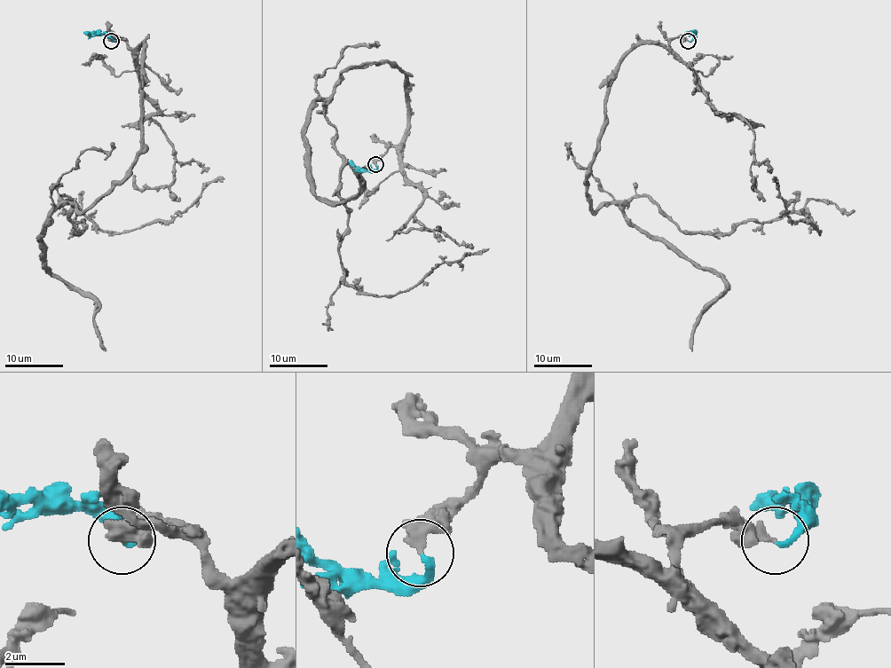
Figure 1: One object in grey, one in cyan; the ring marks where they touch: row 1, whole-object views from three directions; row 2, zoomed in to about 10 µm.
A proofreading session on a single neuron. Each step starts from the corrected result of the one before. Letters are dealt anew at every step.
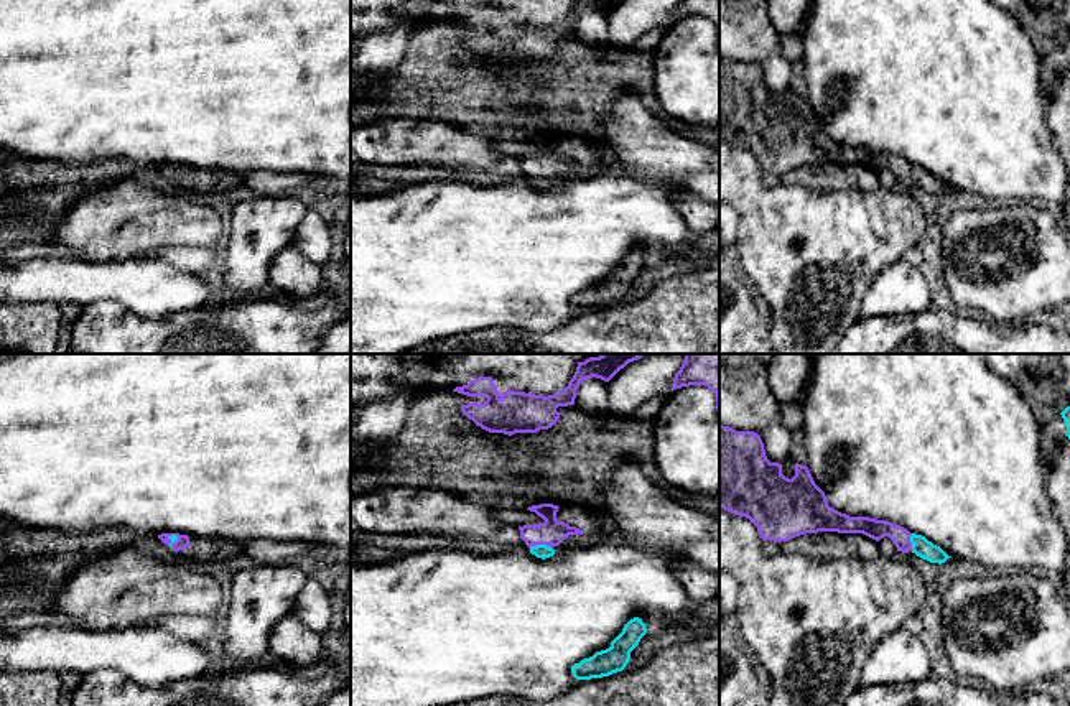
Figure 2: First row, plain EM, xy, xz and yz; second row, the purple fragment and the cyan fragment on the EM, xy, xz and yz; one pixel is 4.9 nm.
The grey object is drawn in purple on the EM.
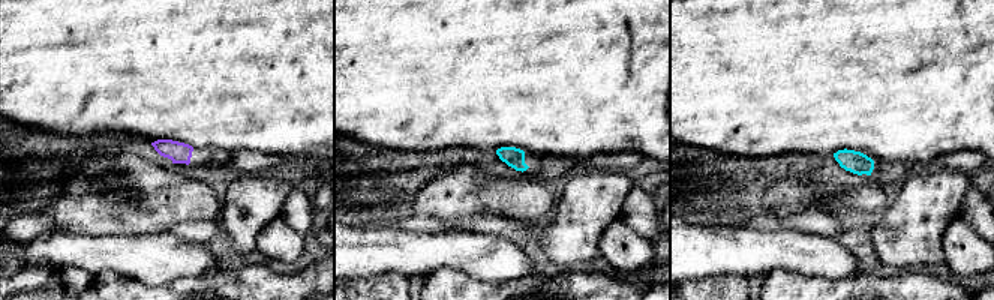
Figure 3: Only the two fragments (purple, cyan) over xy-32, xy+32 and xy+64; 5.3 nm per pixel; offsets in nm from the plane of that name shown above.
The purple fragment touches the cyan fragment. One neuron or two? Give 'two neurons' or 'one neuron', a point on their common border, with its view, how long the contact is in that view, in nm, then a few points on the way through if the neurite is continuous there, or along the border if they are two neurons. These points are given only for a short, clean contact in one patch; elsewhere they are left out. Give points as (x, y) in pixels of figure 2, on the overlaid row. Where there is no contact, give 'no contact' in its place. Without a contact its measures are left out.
one neuron; contact xz (540, 543); length 120 nm

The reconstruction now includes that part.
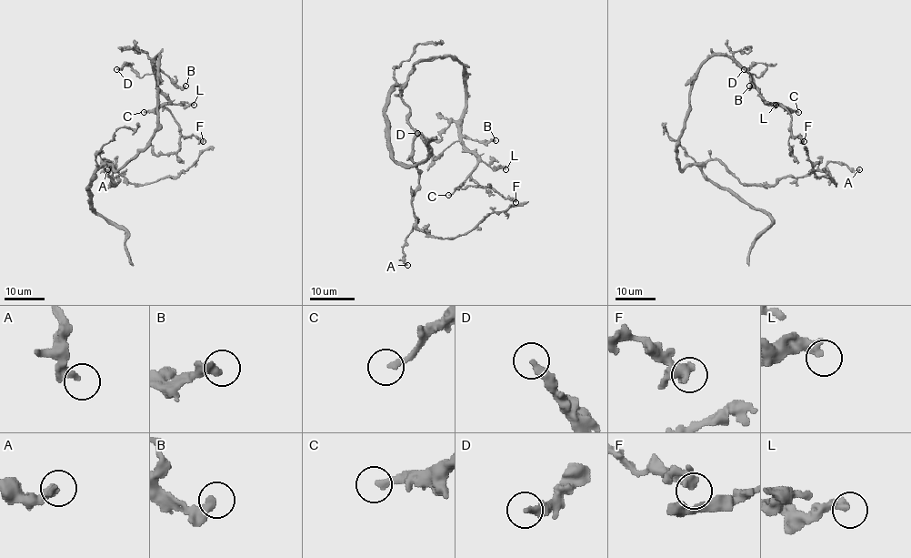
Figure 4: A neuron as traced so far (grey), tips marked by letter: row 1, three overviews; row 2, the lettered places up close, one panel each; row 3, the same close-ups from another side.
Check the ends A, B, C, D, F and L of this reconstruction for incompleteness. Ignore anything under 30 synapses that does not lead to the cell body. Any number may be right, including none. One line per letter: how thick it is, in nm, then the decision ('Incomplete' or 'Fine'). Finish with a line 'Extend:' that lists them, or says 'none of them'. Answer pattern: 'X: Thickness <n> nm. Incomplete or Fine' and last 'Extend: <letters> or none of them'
A: Thickness 240 nm. Fine
B: Thickness 240 nm. Fine
C: Thickness 220 nm. Incomplete
D: Thickness 280 nm. Fine
F: Thickness 440 nm. Fine
L: Thickness 340 nm. Fine
Extend: C

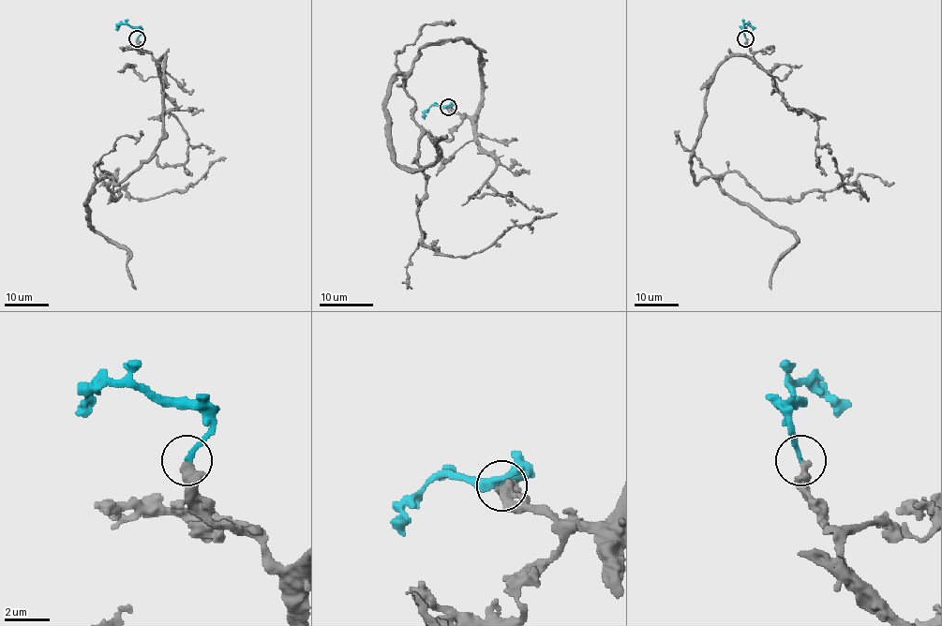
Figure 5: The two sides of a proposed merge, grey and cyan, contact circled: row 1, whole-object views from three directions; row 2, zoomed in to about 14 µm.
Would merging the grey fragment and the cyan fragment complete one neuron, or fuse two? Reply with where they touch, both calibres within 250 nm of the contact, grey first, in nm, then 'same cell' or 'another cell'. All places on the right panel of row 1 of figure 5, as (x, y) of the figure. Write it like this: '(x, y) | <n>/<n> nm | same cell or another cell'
(745, 38) | 400/180 nm | same cell

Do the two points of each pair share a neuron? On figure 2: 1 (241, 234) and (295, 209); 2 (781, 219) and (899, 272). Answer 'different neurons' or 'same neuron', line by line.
1: same neuron
2: different neurons

